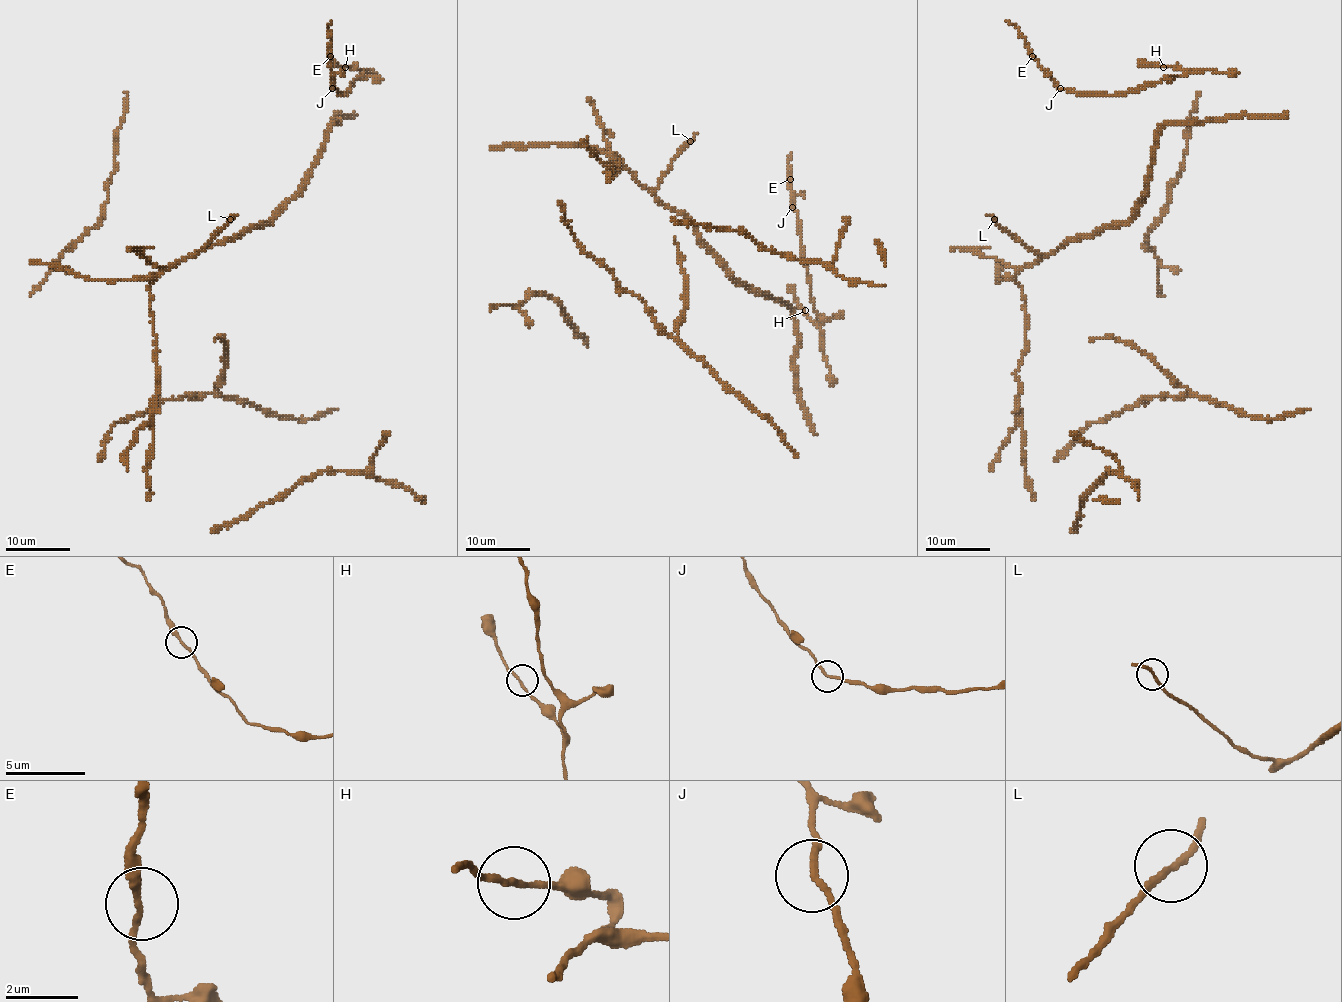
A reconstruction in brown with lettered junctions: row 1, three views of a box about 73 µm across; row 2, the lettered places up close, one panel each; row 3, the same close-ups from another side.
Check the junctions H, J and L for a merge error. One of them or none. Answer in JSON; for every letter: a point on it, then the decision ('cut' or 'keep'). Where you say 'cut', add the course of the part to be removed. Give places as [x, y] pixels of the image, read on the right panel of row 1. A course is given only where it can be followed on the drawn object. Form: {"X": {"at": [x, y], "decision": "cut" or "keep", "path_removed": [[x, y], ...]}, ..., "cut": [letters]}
{"H": {"at": [1163, 67], "decision": "keep"}, "J": {"at": [1060, 88], "decision": "cut", "path_removed": [[1060, 88], [1032, 56], [1024, 36], [1007, 20]]}, "L": {"at": [994, 219], "decision": "keep"}, "cut": ["J"]}

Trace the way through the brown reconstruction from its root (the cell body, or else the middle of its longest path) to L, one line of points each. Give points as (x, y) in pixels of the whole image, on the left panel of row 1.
L: (152, 321), (149, 285), (180, 260), (198, 253), (230, 219)

